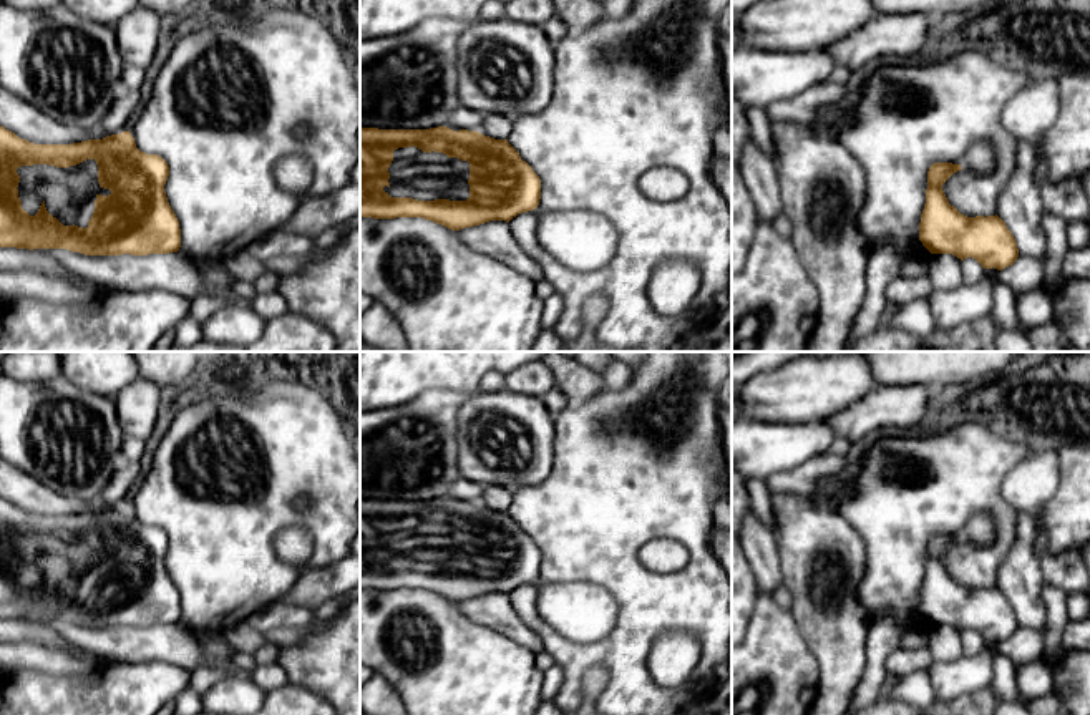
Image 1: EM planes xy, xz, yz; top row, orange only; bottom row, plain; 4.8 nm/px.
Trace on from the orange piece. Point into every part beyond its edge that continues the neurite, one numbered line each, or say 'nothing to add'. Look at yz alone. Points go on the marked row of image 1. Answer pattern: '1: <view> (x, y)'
1: yz (979, 158)

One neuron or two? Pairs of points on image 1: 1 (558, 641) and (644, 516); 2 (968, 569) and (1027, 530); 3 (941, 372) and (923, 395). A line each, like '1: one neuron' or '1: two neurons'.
1: one neuron
2: two neurons
3: two neurons

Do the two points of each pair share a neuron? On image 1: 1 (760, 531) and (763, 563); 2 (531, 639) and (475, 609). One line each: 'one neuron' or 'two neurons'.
1: one neuron
2: one neuron

